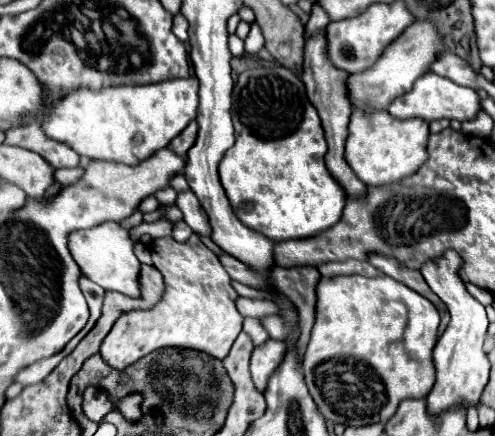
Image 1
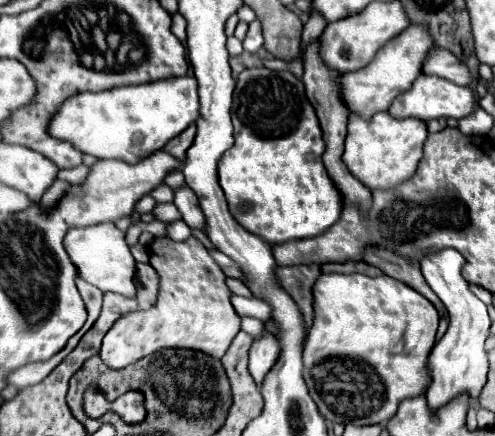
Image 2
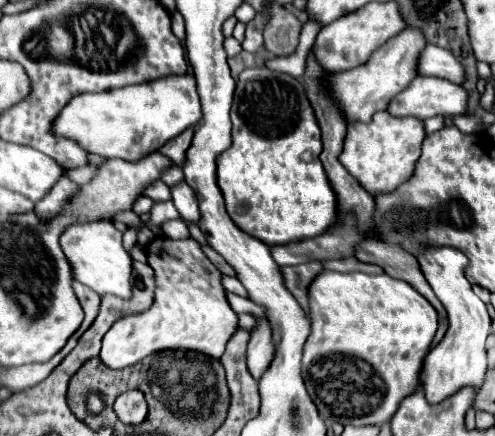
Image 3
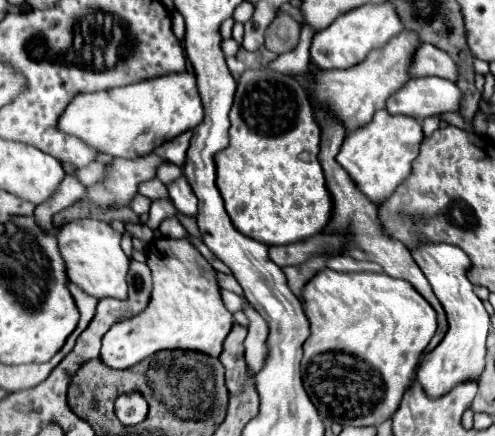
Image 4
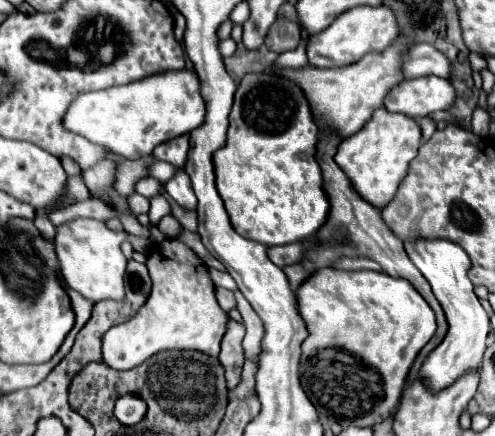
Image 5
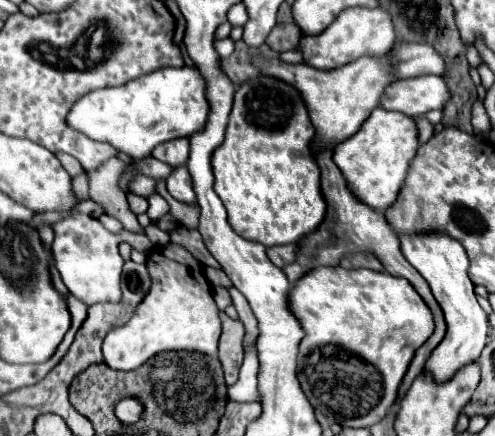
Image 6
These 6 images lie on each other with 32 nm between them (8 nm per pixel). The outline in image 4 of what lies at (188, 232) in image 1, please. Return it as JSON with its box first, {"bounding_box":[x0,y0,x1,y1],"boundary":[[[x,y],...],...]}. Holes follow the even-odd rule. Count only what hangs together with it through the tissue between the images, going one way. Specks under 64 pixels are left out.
{"bounding_box":[162,218,188,238],"boundary":[[[168,218],[168,220],[164,220],[164,222],[162,222],[162,234],[164,234],[166,238],[186,238],[186,236],[188,236],[186,228],[180,224],[178,218]]]}

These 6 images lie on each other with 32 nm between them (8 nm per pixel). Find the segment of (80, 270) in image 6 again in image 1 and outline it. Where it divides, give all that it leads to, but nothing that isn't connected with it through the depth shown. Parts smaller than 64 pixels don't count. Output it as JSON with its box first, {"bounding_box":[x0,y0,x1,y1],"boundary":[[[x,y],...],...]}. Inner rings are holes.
{"bounding_box":[70,222,140,296],"boundary":[[[104,222],[104,224],[98,224],[90,230],[80,230],[80,232],[74,232],[70,234],[70,250],[72,250],[72,256],[74,260],[80,264],[84,276],[88,276],[90,280],[94,280],[96,284],[100,284],[104,290],[116,290],[116,292],[122,292],[126,296],[140,296],[140,260],[136,258],[134,254],[134,240],[130,238],[130,230],[122,228],[118,222]]]}

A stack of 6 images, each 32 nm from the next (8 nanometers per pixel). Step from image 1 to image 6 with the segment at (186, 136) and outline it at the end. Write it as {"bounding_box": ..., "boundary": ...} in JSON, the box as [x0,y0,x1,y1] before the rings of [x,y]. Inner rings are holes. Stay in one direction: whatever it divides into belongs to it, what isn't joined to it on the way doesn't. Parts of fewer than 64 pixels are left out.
{"bounding_box":[152,138,190,168],"boundary":[[[176,138],[172,142],[164,142],[160,146],[156,146],[152,150],[152,156],[156,160],[162,160],[174,168],[178,166],[184,166],[186,160],[188,160],[188,152],[190,152],[190,144],[188,144],[188,138]]]}

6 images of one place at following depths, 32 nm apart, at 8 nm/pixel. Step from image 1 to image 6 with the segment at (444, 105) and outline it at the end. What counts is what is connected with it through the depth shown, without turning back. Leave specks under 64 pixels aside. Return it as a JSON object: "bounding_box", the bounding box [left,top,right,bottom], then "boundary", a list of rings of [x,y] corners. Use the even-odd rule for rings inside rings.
{"bounding_box":[382,76,450,116],"boundary":[[[420,76],[398,80],[386,88],[382,108],[404,112],[406,116],[422,116],[430,110],[442,110],[450,100],[450,90],[440,76]]]}

